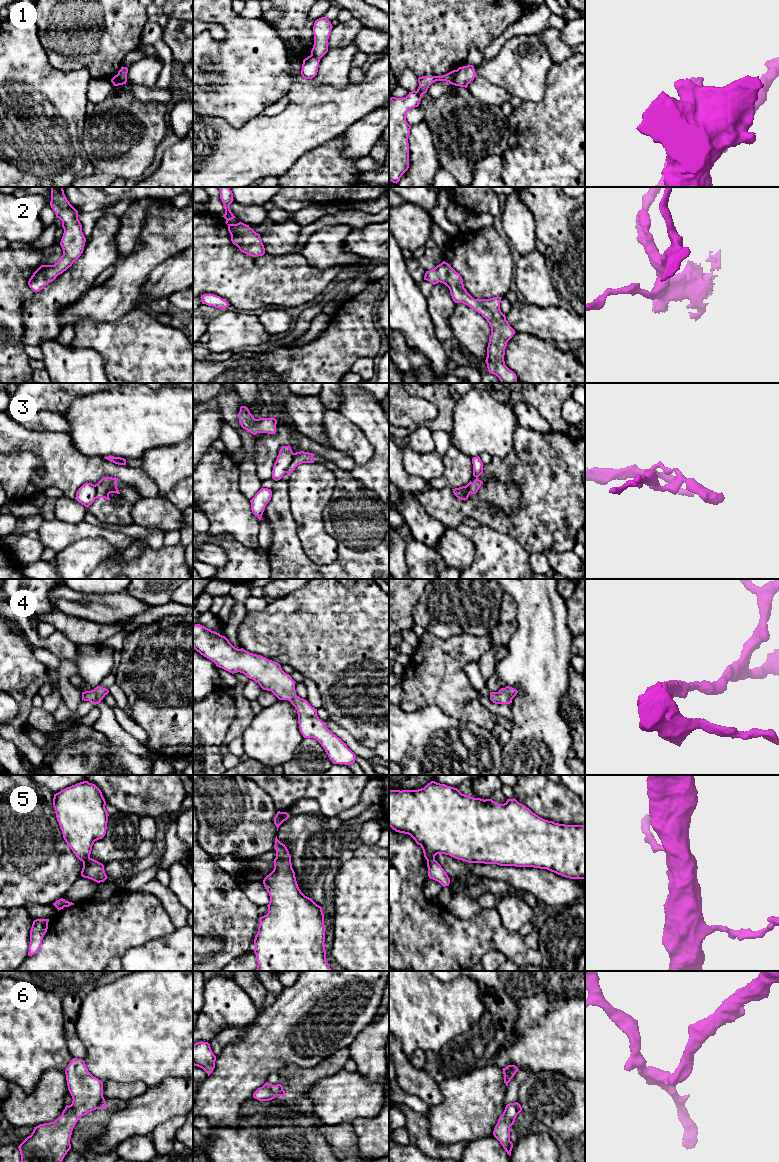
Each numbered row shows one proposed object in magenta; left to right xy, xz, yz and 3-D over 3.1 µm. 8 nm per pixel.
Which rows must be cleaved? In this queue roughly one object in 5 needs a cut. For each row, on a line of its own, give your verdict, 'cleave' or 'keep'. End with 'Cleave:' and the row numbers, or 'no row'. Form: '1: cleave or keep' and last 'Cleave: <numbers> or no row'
1: cleave
2: keep
3: cleave
4: keep
5: cleave
6: keep
Cleave: 1, 3, 5

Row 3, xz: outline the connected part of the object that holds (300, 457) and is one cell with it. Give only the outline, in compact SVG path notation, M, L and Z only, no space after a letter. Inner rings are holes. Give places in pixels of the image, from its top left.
M304 451L294 453L293 460L290 463L286 473L290 476L291 473L295 470L295 468L298 465L300 465L302 463L314 463L314 461L313 461L314 455L315 454L313 454L313 453L304 452Z

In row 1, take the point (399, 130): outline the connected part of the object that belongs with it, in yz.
M457 70L442 76L422 76L418 78L419 87L404 98L389 99L389 181L398 183L409 168L408 137L411 126L406 121L406 113L418 107L422 95L436 81L446 81L453 85Z

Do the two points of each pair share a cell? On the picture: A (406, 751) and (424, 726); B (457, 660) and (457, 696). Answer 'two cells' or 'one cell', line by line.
A: one cell
B: one cell

